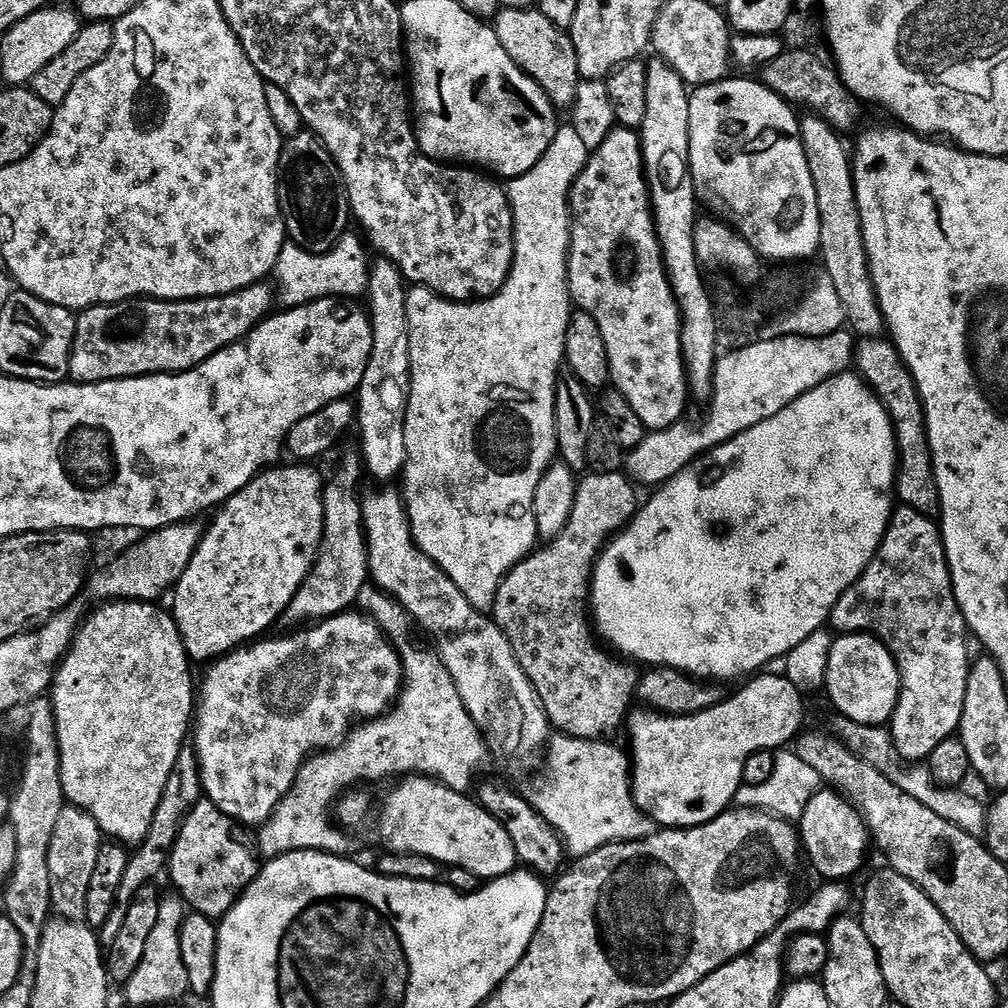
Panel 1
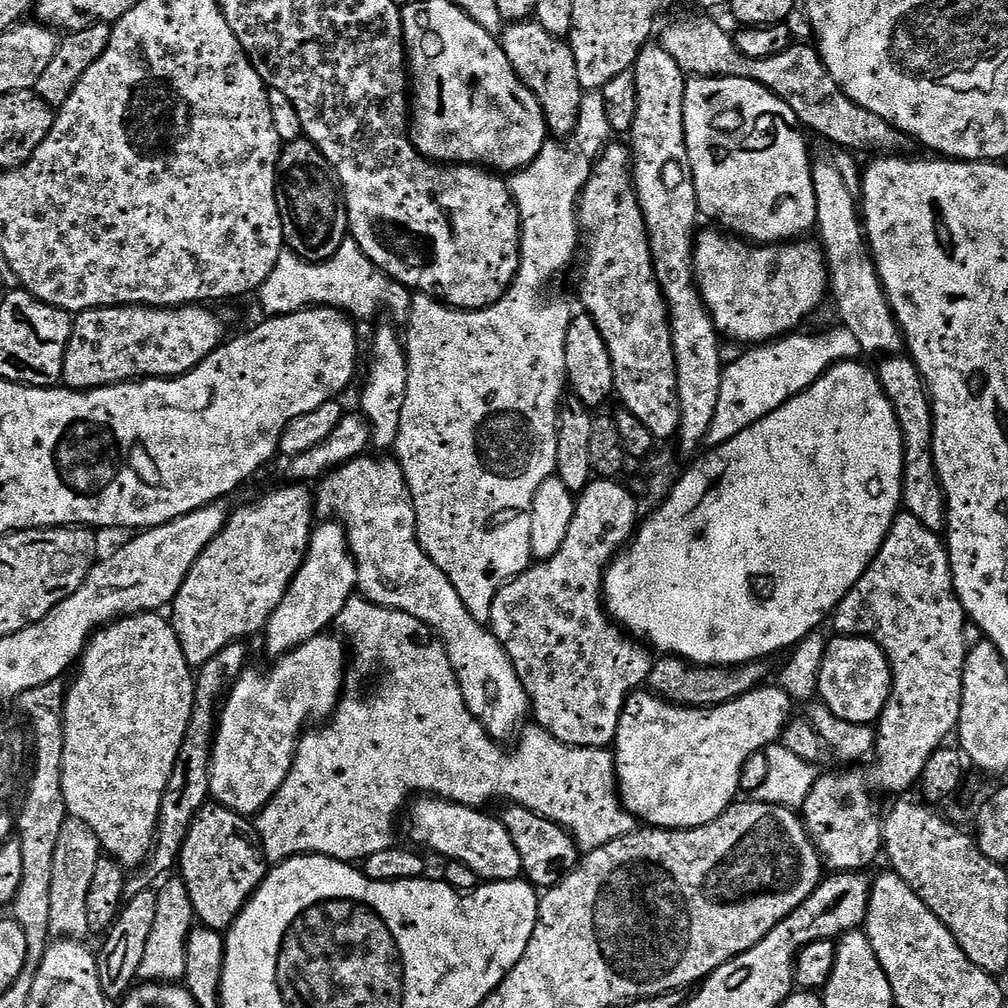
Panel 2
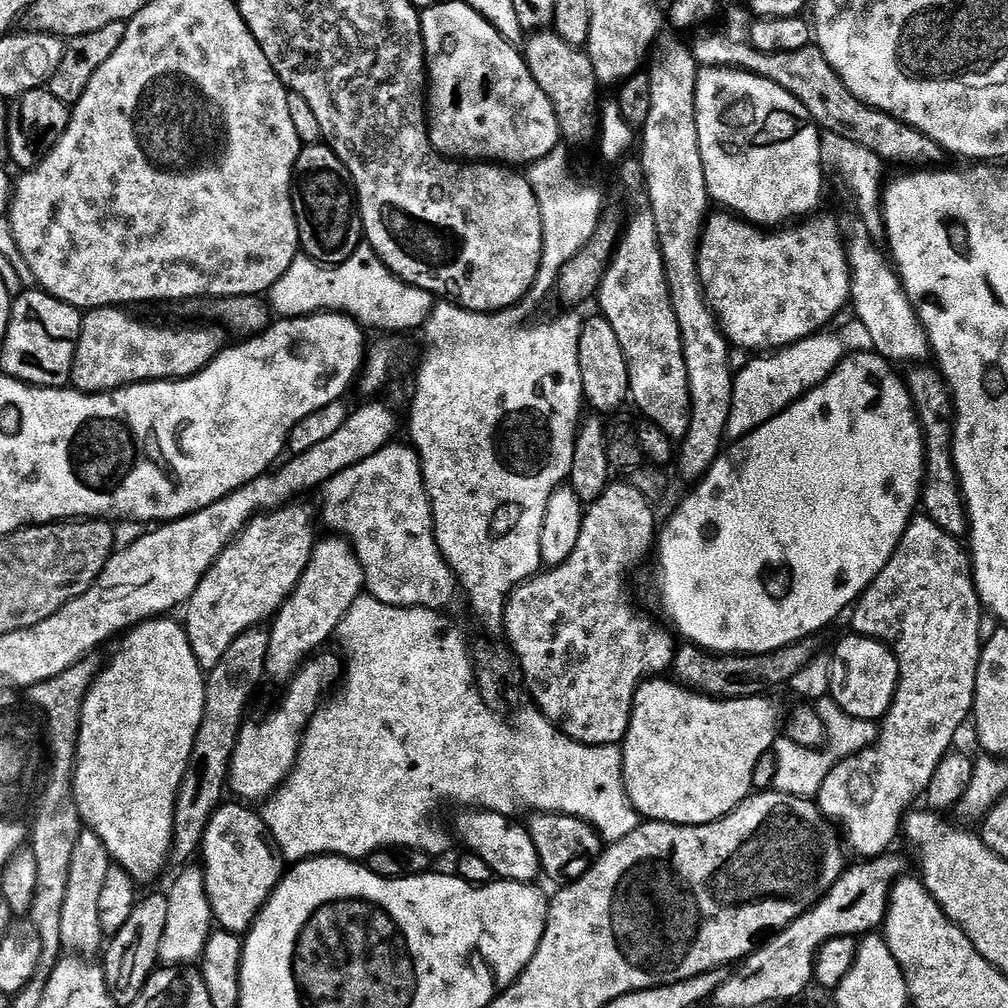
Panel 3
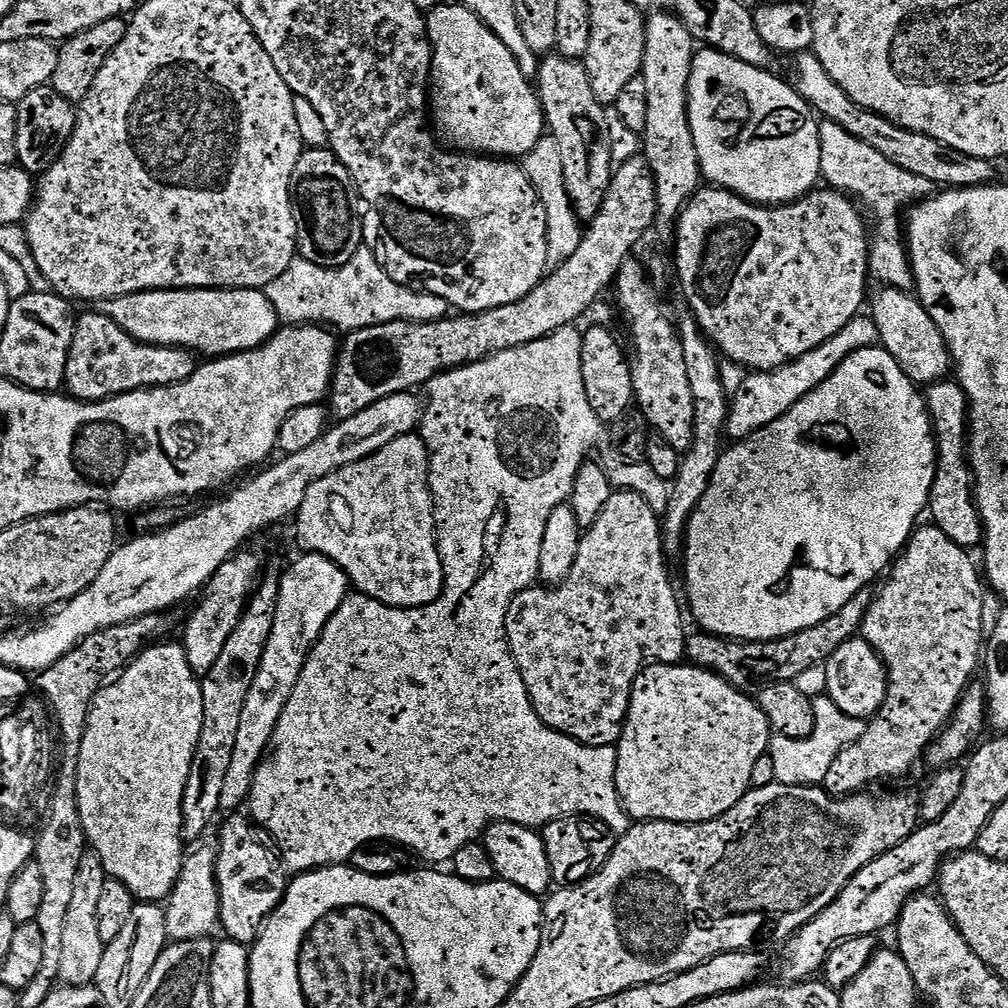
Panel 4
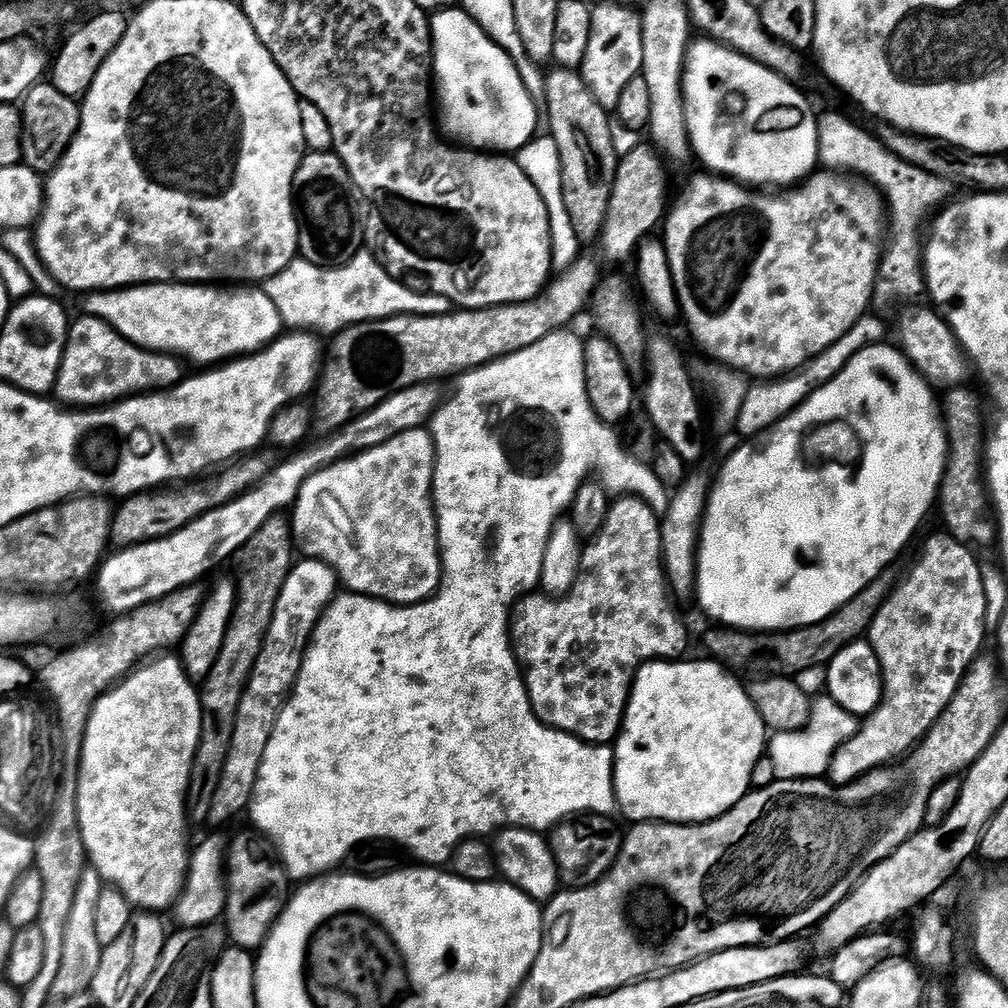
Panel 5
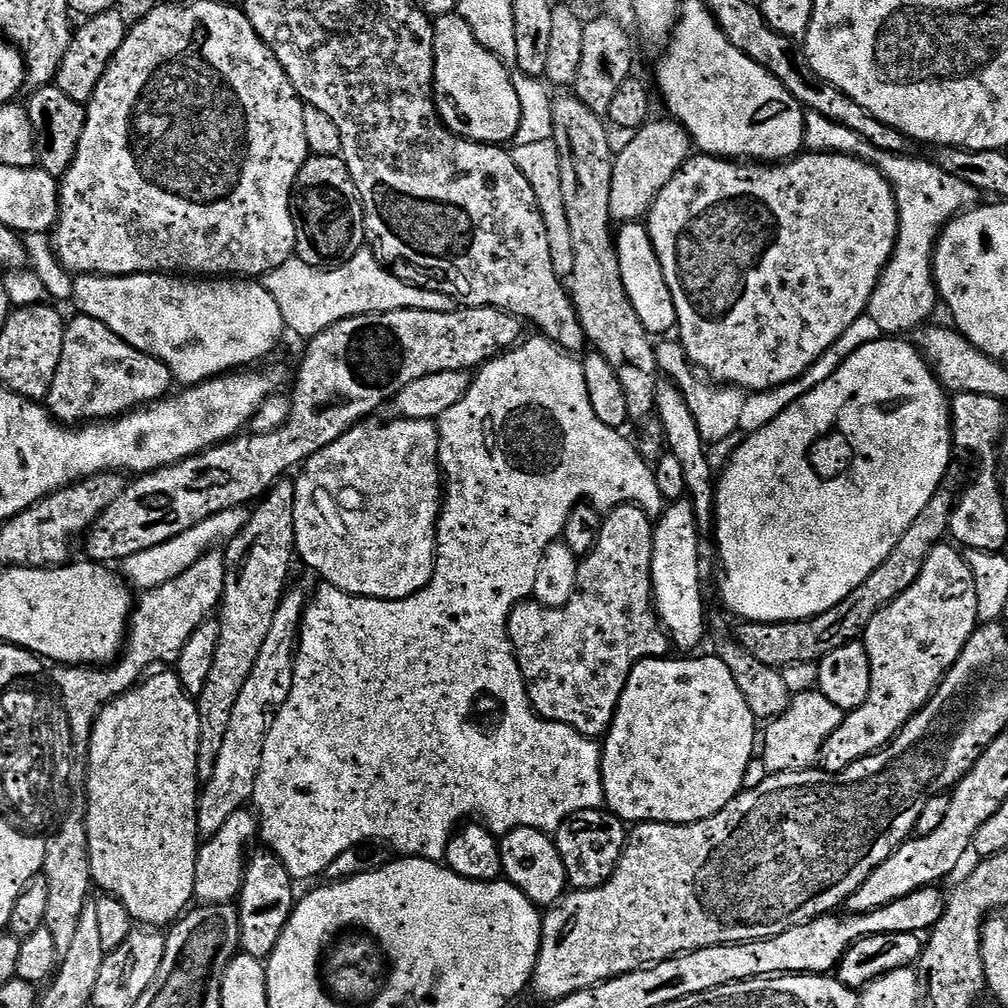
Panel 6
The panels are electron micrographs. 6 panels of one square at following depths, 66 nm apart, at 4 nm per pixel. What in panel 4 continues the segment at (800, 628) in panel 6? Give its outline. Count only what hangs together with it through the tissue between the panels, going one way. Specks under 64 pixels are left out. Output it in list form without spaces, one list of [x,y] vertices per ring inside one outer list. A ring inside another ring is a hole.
[[[868,590],[854,594],[854,598],[850,598],[850,602],[842,606],[842,610],[830,614],[828,620],[818,622],[818,626],[798,630],[777,640],[728,640],[712,632],[696,630],[686,640],[687,663],[705,668],[707,672],[721,676],[726,683],[741,690],[752,690],[752,687],[755,689],[769,682],[793,682],[803,671],[816,665],[827,665],[838,646],[853,639],[863,629],[864,619],[873,599],[873,593]]]

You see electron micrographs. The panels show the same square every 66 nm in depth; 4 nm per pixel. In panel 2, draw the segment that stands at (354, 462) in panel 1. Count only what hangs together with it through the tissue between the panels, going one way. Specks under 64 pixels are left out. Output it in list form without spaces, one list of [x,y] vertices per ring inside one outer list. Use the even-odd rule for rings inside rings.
[[[329,521],[315,529],[299,574],[292,580],[282,603],[268,618],[264,638],[272,658],[279,658],[325,633],[327,627],[339,619],[346,602],[353,599],[359,587],[359,567],[352,554],[347,529],[339,521]]]

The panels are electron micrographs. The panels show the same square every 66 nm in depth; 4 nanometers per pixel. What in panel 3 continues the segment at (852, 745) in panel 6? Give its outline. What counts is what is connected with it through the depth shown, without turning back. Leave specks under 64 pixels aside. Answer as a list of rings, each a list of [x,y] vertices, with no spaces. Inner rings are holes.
[[[914,518],[908,524],[908,529],[902,534],[902,538],[898,542],[898,546],[894,550],[894,554],[886,562],[886,566],[877,576],[872,579],[872,583],[868,585],[865,592],[860,593],[860,599],[856,601],[851,609],[852,628],[851,631],[857,636],[868,636],[871,640],[878,640],[881,644],[888,645],[892,649],[892,653],[896,656],[898,670],[900,671],[900,680],[896,683],[896,696],[889,706],[888,712],[884,715],[882,723],[878,728],[878,735],[875,743],[870,748],[861,752],[859,755],[850,755],[840,760],[839,763],[832,765],[830,771],[826,774],[826,778],[822,782],[819,792],[816,793],[814,800],[818,805],[819,811],[823,813],[829,821],[837,820],[844,827],[844,832],[848,835],[847,847],[857,852],[857,857],[871,858],[874,856],[883,856],[889,851],[888,848],[899,837],[902,832],[902,821],[905,819],[906,813],[913,807],[912,804],[916,799],[918,801],[925,795],[927,788],[930,786],[930,780],[934,777],[939,763],[942,762],[944,756],[950,752],[953,747],[952,739],[956,736],[956,731],[973,715],[972,706],[975,698],[975,674],[978,670],[979,654],[982,643],[979,640],[979,620],[982,613],[982,605],[980,603],[980,593],[977,592],[975,583],[969,575],[970,560],[960,549],[961,541],[957,537],[946,534],[939,528],[934,521],[927,518]]]

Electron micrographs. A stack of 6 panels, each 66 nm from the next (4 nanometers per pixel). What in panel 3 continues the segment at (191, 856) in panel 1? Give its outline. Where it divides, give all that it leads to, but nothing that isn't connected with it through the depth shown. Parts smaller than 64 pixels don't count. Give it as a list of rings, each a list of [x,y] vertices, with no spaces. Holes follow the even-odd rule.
[[[221,803],[212,813],[204,831],[202,869],[205,892],[215,923],[223,931],[244,934],[264,909],[264,903],[271,898],[273,890],[279,886],[286,868],[266,835],[263,815],[259,811],[251,812],[248,809],[251,807],[243,803],[228,803]]]

